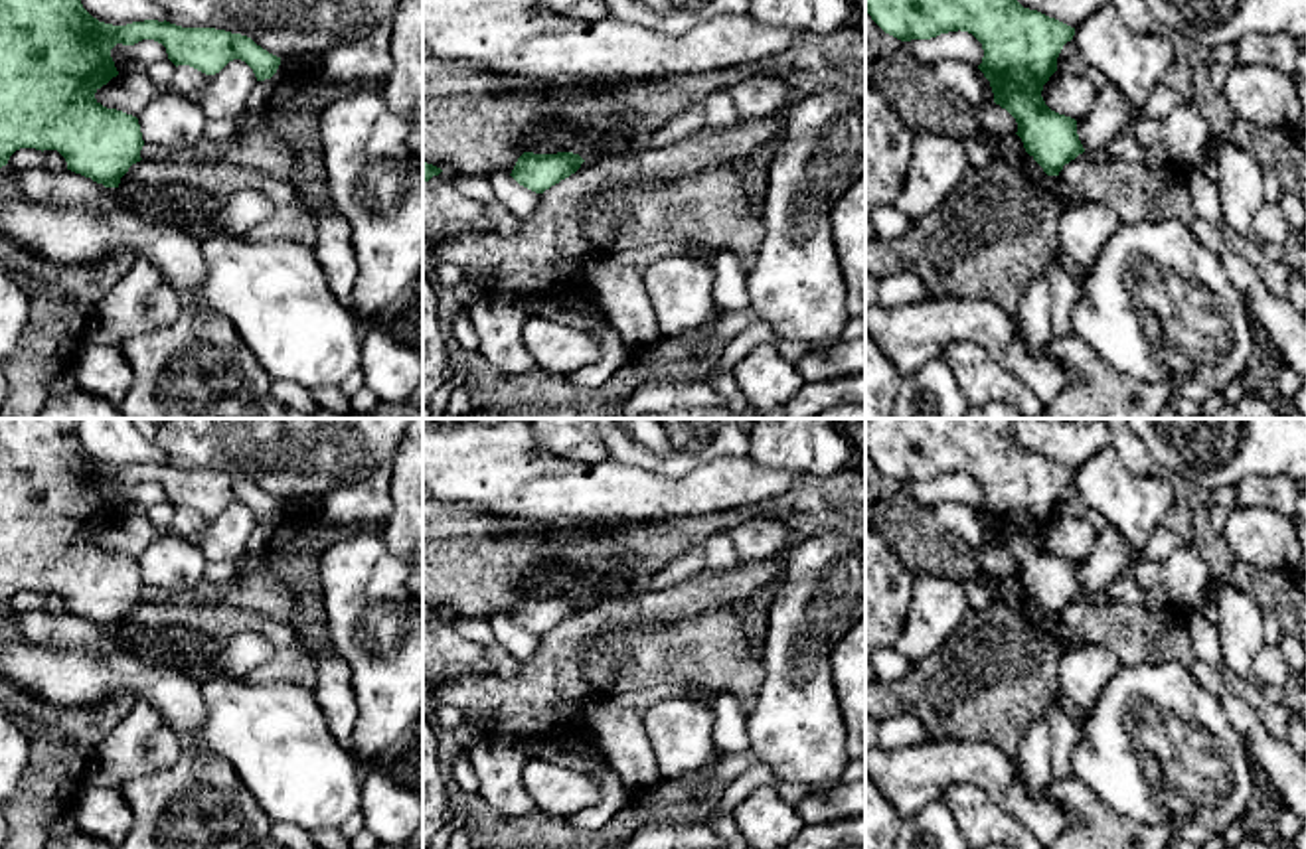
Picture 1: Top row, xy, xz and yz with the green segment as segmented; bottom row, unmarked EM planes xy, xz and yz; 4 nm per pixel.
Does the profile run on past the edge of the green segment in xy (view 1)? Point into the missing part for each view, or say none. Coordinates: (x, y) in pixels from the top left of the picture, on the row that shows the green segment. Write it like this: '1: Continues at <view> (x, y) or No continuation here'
1: No continuation here

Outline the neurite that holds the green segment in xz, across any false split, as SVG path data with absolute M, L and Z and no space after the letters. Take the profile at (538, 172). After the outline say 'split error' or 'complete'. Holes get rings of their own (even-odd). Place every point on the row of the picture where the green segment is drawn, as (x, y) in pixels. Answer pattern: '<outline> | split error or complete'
M524 152L518 158L510 176L520 186L535 193L543 193L551 186L575 174L583 162L585 160L573 152L557 152L557 154Z | complete

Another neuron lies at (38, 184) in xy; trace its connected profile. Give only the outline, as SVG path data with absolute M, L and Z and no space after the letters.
M41 166L10 172L30 201L73 207L89 205L93 209L132 209L119 188L105 188L71 170L53 172Z

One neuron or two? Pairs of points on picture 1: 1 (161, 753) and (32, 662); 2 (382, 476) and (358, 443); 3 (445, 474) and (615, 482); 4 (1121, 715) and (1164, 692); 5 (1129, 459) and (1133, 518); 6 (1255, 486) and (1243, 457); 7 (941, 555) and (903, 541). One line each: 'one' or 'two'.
1: two
2: two
3: one
4: one
5: two
6: two
7: one

